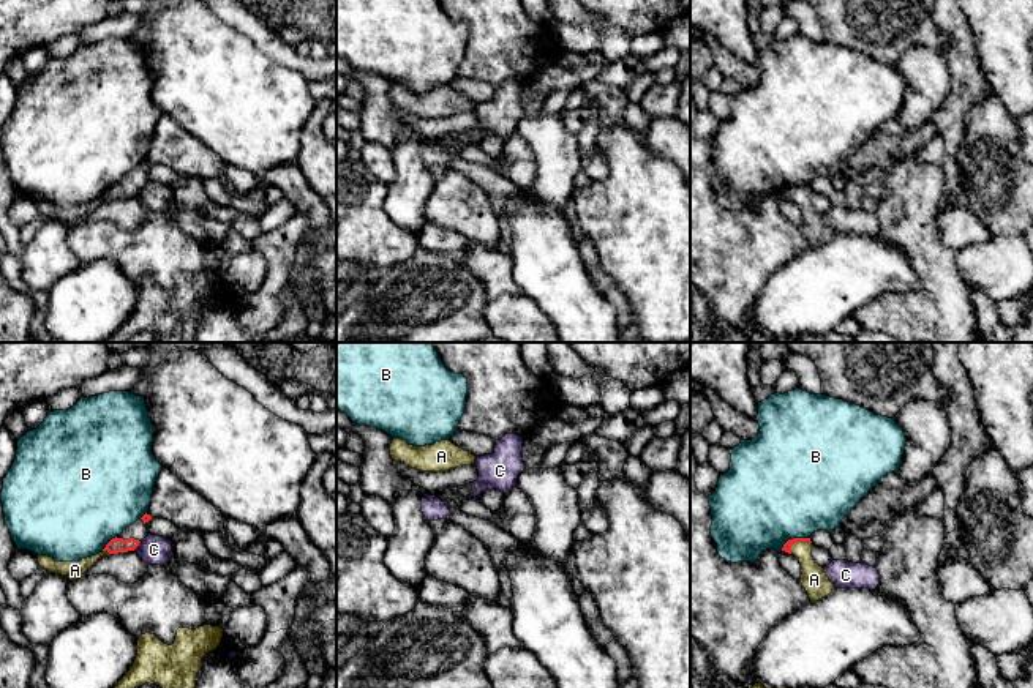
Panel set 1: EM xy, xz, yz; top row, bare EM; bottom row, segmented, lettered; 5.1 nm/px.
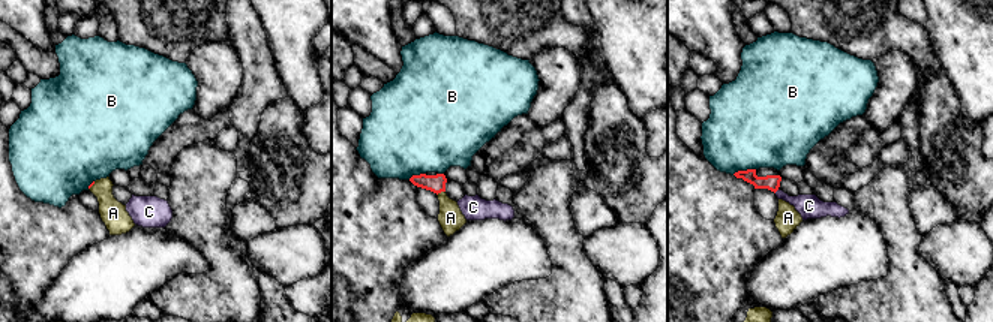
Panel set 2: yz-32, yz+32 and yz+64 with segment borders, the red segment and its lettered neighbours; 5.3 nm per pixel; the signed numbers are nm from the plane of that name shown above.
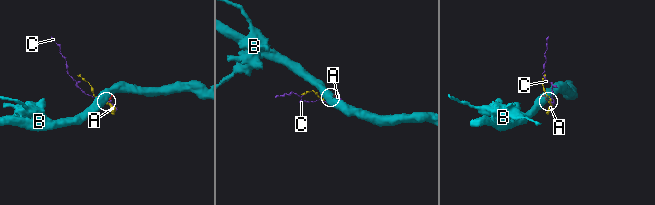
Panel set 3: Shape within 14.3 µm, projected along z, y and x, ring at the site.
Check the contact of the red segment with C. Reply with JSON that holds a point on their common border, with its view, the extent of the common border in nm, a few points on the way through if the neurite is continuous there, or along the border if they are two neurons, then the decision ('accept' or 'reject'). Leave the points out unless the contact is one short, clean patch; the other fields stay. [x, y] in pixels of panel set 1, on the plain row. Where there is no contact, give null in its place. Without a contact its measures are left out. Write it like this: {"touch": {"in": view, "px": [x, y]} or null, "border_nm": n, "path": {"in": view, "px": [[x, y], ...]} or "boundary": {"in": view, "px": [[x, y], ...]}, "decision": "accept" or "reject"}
{"touch": {"in": "xy", "px": [136, 193]}, "border_nm": 60, "boundary": {"in": "xy", "px": [[141, 188], [133, 196]]}, "decision": "reject"}

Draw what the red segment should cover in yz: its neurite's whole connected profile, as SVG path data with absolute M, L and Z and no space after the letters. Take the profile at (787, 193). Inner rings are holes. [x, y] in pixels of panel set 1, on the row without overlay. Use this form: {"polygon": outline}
{"polygon": "M793 185L788 186L782 197L793 200L801 210L801 230L806 235L810 248L818 248L828 243L836 234L812 204L810 185Z"}

